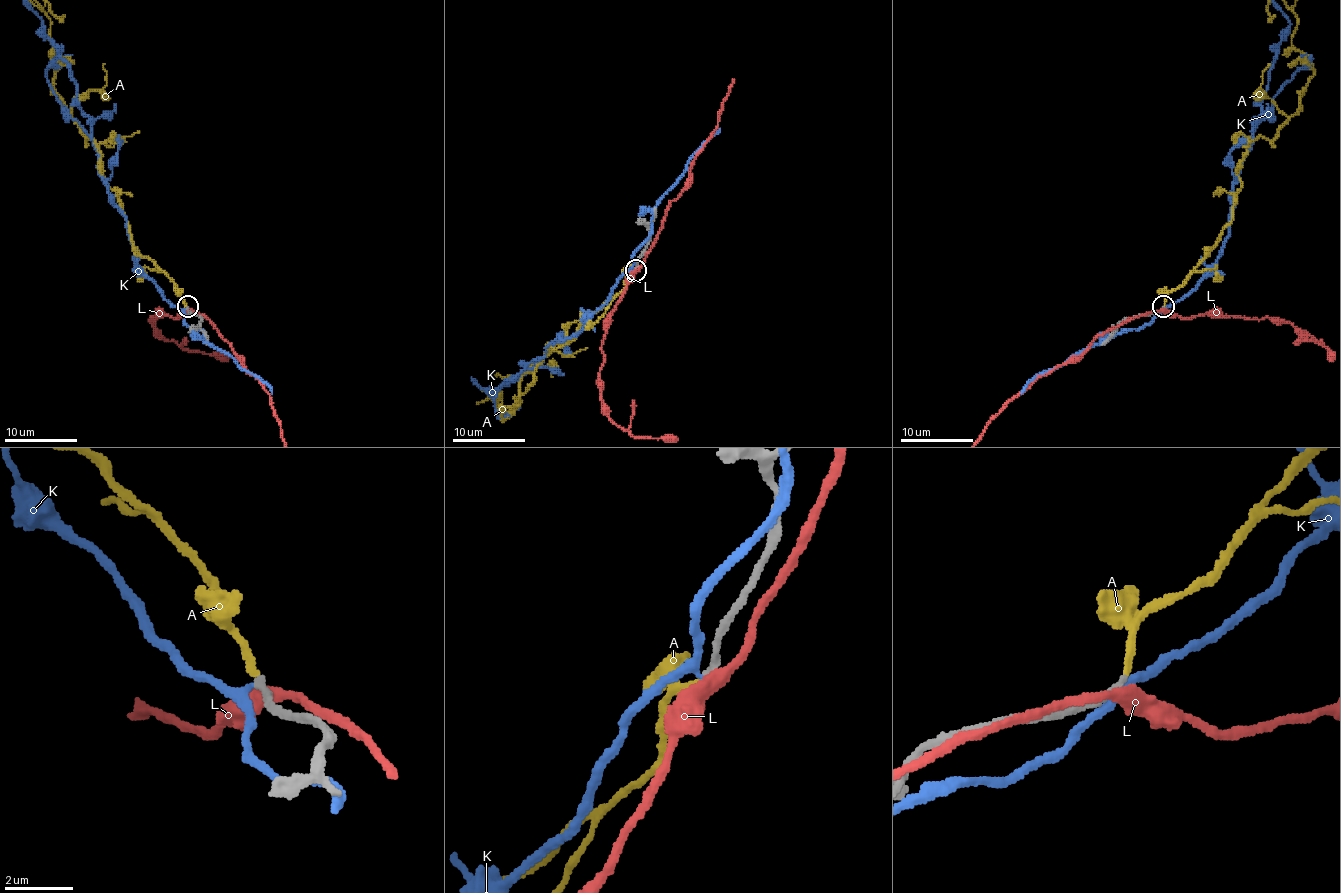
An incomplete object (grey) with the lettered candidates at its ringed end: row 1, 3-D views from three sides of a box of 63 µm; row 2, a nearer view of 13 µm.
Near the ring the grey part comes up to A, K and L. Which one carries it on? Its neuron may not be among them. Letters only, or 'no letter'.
A

